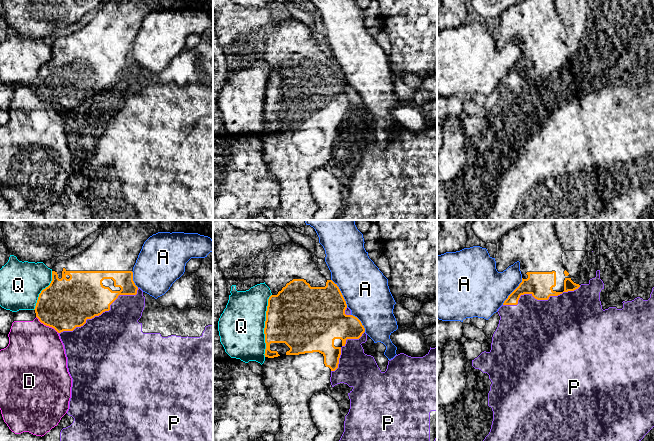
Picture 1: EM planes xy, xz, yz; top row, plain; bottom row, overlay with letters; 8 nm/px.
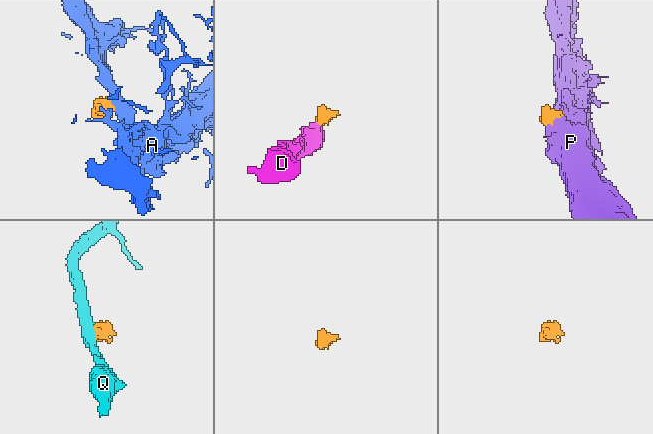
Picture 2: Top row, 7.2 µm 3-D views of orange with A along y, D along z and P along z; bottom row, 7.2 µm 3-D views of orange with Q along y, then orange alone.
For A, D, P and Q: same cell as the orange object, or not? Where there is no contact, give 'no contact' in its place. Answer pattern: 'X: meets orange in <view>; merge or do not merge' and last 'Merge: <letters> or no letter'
A: meets orange in xz; do not merge
D: meets orange in xy; do not merge
P: meets orange in xy; do not merge
Q: meets orange in xz; do not merge
Merge: no letter

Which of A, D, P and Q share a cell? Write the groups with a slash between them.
A / D / P / Q

